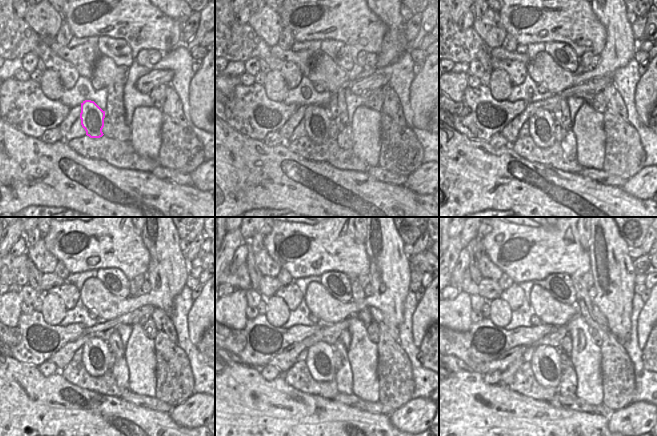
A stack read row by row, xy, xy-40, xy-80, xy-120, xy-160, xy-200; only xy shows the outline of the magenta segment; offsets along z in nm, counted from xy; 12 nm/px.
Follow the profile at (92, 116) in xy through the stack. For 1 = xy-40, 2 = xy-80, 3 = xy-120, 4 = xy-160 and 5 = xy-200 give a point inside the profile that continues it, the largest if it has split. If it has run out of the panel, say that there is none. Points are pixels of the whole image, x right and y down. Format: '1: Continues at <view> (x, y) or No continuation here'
1: Continues at xy-40 (316, 118)
2: Continues at xy-80 (541, 123)
3: Continues at xy-120 (95, 352)
4: Continues at xy-160 (320, 360)
5: Continues at xy-200 (546, 367)

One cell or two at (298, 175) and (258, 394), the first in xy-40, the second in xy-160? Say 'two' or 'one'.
one

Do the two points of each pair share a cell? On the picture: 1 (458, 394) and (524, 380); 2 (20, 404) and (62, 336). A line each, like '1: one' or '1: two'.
1: two
2: two

